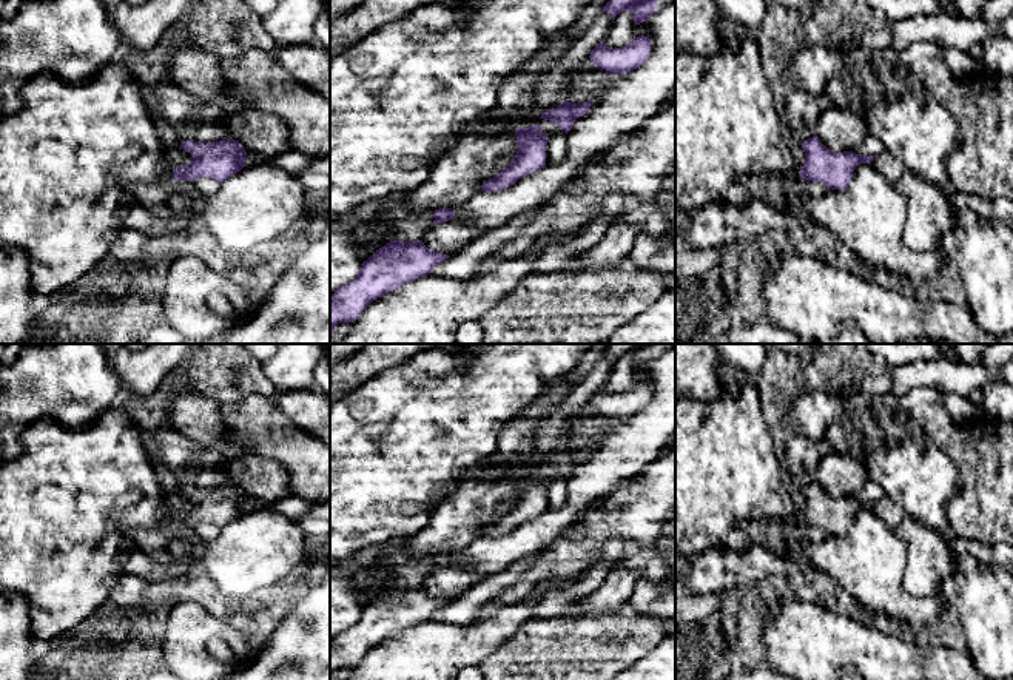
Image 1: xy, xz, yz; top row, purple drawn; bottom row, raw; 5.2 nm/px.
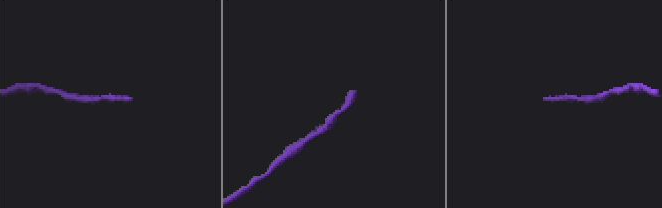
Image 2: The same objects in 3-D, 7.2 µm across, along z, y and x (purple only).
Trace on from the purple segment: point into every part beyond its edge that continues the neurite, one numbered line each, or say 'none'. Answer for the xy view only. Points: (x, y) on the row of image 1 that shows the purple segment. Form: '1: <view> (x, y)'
none

